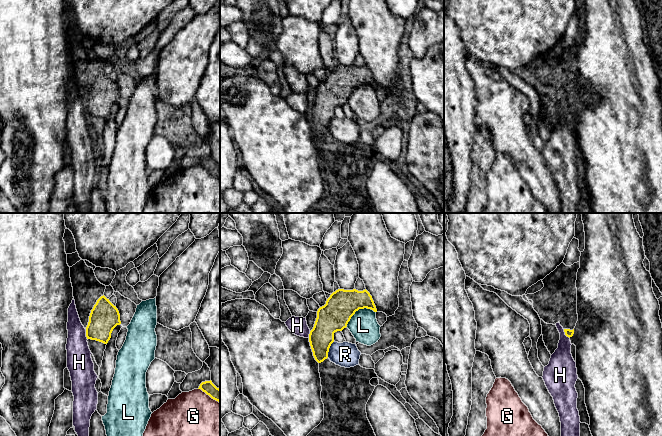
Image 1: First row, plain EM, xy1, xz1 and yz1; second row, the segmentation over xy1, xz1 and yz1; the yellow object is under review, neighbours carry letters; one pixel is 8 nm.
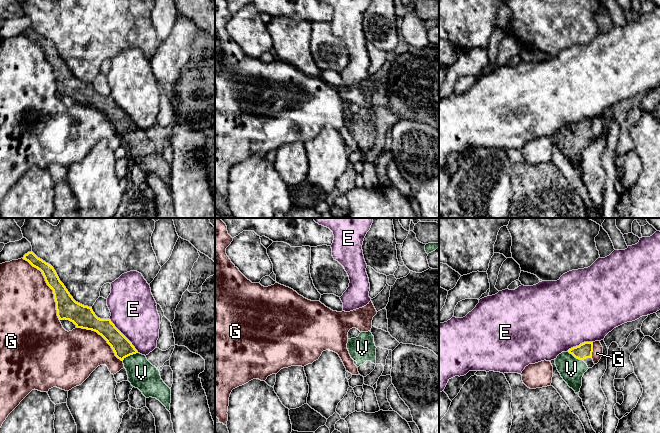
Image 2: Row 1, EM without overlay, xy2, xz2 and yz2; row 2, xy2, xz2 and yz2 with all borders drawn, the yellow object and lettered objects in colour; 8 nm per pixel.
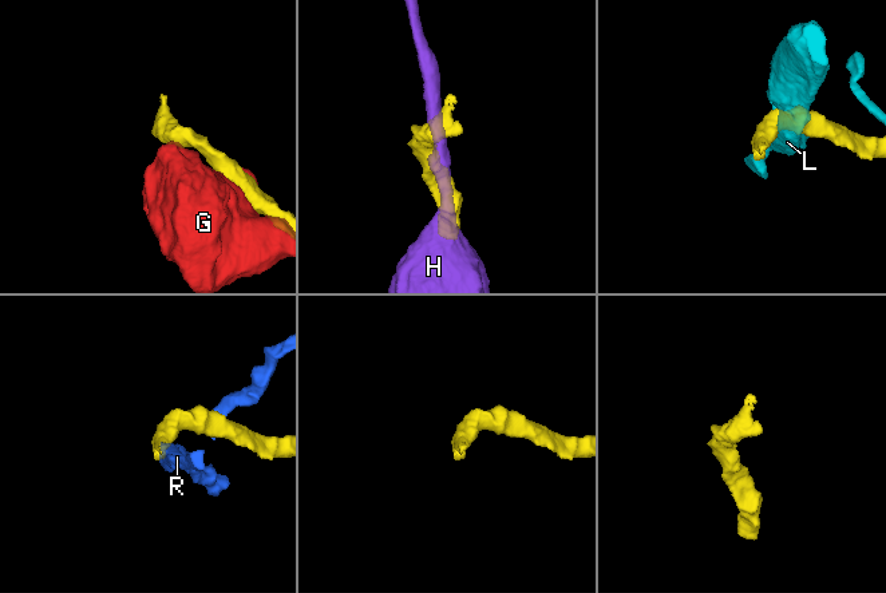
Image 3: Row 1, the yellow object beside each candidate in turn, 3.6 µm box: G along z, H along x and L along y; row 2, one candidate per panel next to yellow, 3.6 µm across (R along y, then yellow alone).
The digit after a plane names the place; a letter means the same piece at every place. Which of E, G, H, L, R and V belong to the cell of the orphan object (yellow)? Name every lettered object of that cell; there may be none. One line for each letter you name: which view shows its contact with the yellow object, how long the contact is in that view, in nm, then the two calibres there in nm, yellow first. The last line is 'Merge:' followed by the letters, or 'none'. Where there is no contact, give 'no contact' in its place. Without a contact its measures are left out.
V: xy2 | 140 nm | 160/220 nm
Merge: V

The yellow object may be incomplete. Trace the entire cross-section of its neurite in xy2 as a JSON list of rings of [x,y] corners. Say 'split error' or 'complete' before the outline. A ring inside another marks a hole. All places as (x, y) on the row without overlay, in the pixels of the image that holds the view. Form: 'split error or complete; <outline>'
split error; [[[32,27],[25,30],[23,35],[42,48],[47,61],[53,66],[59,96],[69,96],[77,104],[92,106],[101,111],[111,122],[115,132],[123,138],[131,161],[138,164],[146,174],[159,176],[169,187],[171,165],[163,158],[159,146],[146,132],[135,125],[110,95],[100,95],[92,83],[76,78],[51,41]]]

